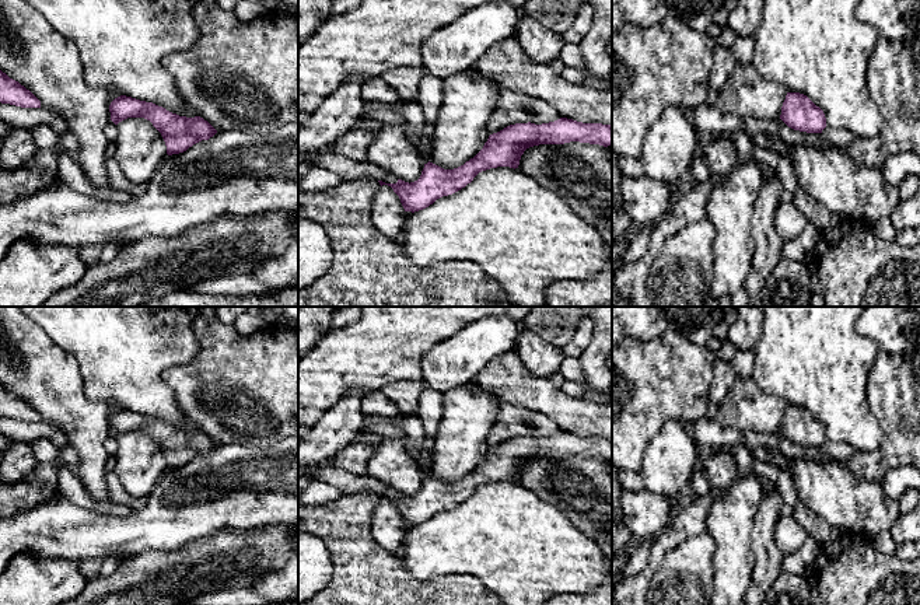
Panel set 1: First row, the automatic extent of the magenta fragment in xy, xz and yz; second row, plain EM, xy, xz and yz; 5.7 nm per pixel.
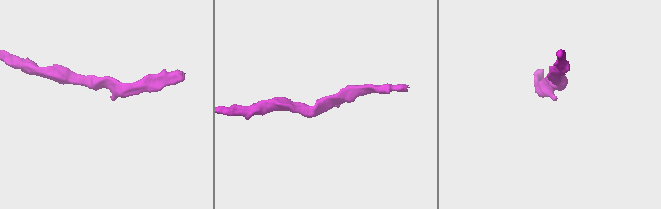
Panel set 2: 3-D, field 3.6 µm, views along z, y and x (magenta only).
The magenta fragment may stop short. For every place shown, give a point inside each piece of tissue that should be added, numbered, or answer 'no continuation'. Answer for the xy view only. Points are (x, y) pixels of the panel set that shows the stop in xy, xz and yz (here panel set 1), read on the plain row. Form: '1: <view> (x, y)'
no continuation

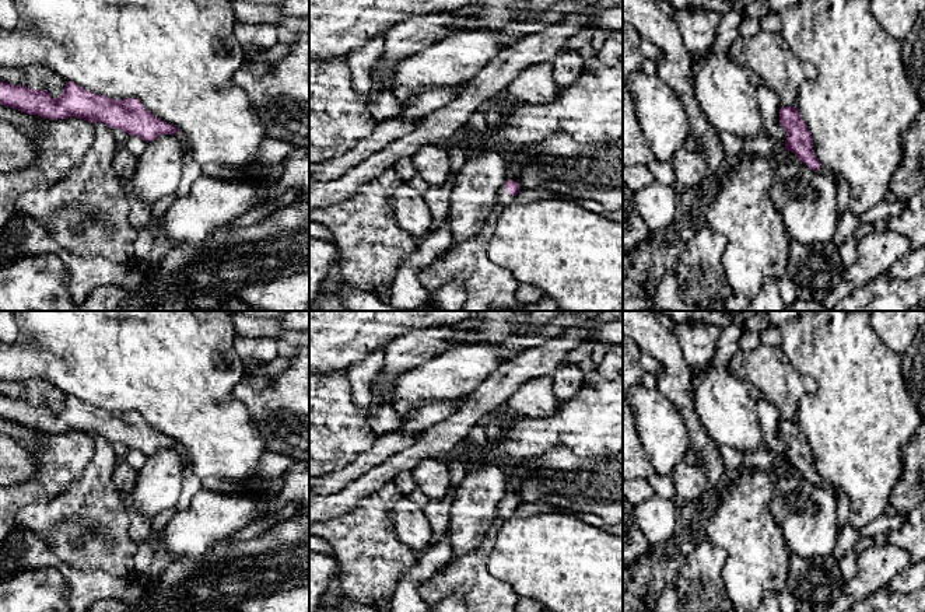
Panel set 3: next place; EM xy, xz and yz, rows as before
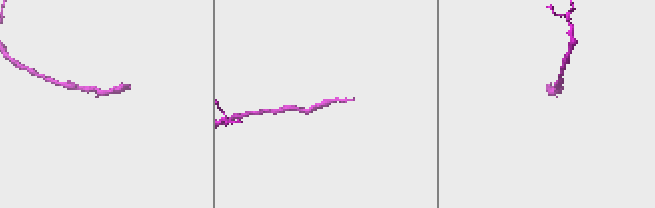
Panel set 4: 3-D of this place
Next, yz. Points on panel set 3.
1: yz (824, 483)

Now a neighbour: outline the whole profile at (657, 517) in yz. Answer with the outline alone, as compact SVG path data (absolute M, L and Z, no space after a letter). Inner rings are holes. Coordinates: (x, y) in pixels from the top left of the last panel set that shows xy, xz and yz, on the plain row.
M658 494L634 506L634 517L651 548L669 545L680 536L677 513L677 503Z

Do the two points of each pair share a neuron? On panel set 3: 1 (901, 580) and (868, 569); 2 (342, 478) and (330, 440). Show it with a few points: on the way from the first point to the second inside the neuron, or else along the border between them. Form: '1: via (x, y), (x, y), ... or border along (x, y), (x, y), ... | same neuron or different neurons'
1: border along (910, 563), (887, 584) | different neurons
2: border along (365, 450), (351, 462), (323, 476) | different neurons

